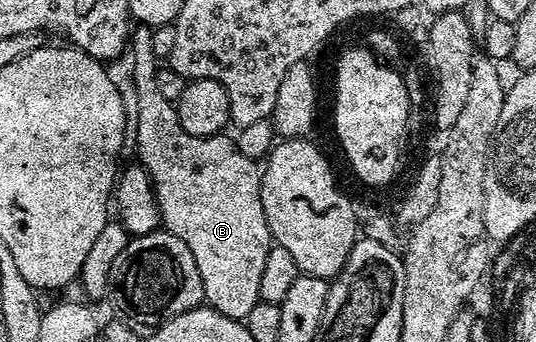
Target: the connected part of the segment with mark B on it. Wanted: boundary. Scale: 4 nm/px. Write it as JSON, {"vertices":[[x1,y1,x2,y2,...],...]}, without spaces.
{"vertices":[[136,25,129,39,129,52,135,57,133,76,137,92,137,140,134,153,139,154,138,165,151,177,162,229,185,240,189,252,193,252,193,260,197,260,206,305,230,318,246,320,249,311,259,302,261,275,273,245,265,208,261,208,261,170,256,159,241,156,234,137,227,138,226,133,208,138,189,136,189,132,181,128,175,103,165,100,157,88,157,59,153,52,151,31,150,26]]}

